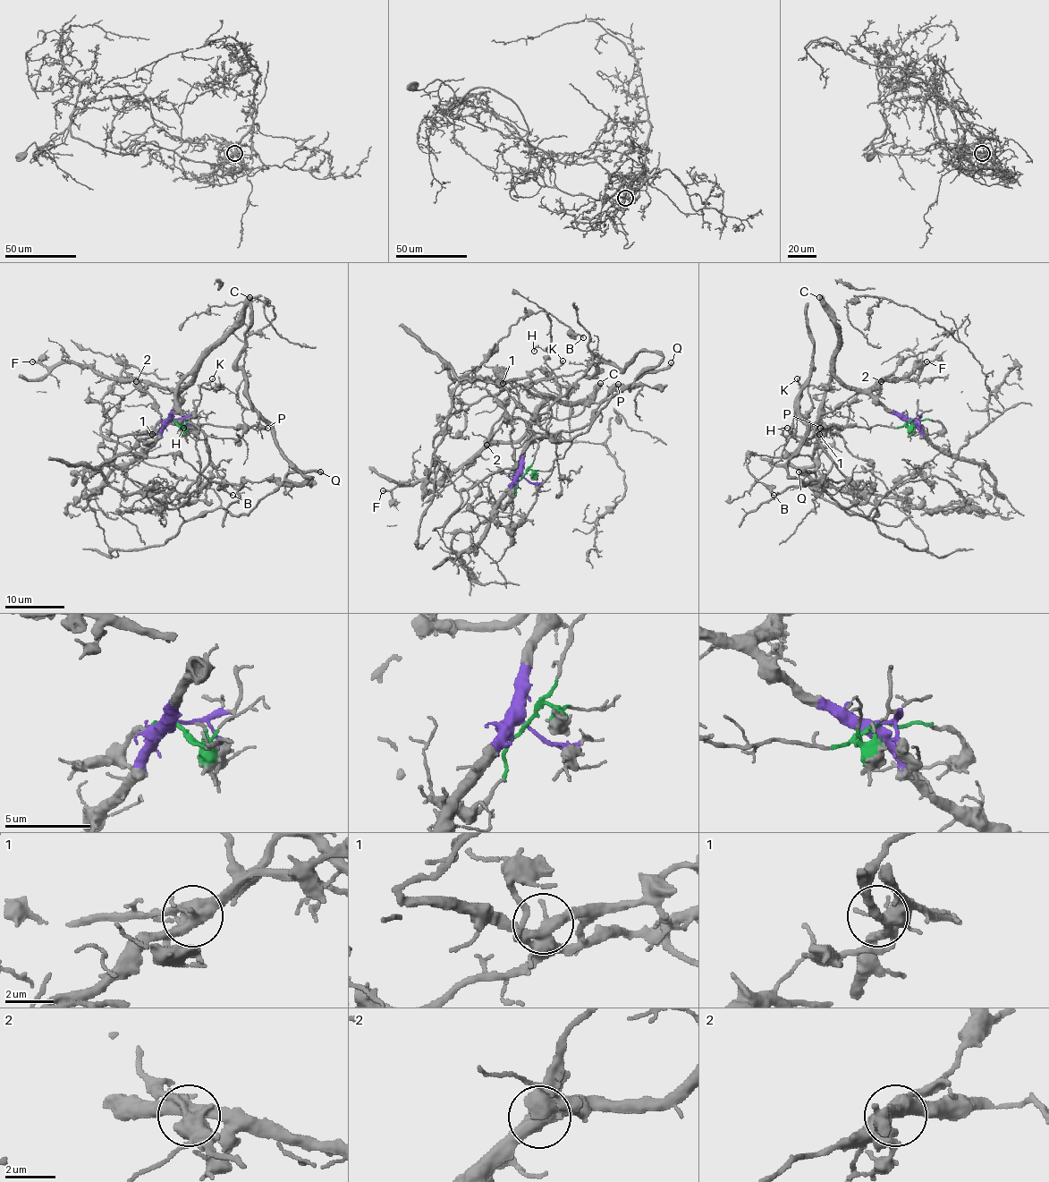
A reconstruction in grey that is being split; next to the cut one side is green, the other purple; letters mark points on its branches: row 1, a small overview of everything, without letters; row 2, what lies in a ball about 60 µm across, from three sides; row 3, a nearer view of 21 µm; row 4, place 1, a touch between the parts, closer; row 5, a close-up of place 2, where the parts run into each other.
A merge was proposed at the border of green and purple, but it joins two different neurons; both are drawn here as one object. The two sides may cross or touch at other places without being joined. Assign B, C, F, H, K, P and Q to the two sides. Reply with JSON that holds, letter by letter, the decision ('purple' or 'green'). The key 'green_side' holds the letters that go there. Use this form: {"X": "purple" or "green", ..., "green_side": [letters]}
{"B": "green", "C": "purple", "F": "purple", "H": "purple", "K": "green", "P": "green", "Q": "purple", "green_side": ["B", "K", "P"]}

